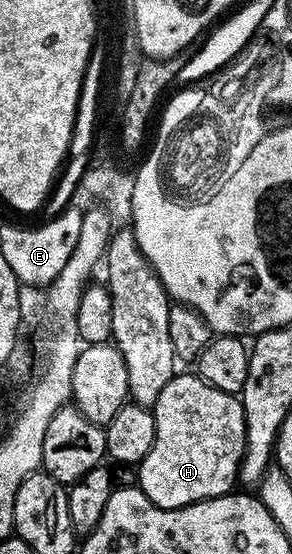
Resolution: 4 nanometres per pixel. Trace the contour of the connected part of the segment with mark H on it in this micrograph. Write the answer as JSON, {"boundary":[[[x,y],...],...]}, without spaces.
{"boundary":[[[198,374],[180,375],[173,375],[172,380],[162,386],[162,394],[158,394],[158,402],[154,406],[154,446],[150,446],[150,454],[146,454],[144,461],[138,465],[138,486],[146,498],[159,508],[185,508],[199,500],[229,495],[238,484],[236,475],[246,442],[246,422],[239,399],[233,393],[210,386]]]}

